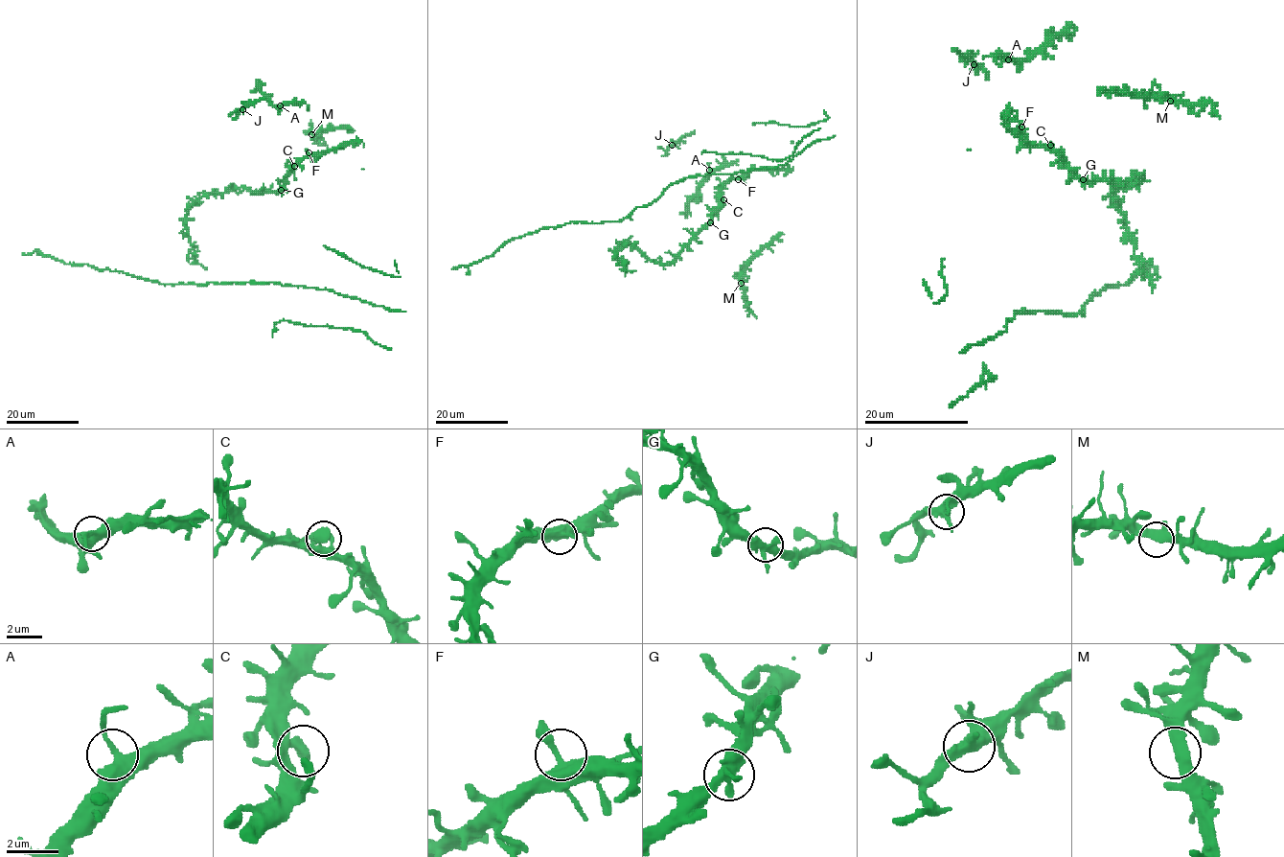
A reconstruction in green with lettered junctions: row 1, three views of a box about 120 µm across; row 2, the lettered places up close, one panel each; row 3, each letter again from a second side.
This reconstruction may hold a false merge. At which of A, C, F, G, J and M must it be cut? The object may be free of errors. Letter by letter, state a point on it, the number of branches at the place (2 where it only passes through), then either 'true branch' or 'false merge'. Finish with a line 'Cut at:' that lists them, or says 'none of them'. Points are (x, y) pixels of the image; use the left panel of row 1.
A: place (280, 105); branches 2; true branch
C: place (294, 166); branches 1; true branch
F: place (309, 152); branches 2; true branch
G: place (281, 190); branches 3; true branch
J: place (242, 109); branches 3; true branch
M: place (311, 134); branches 3; true branch
Cut at: none of them

